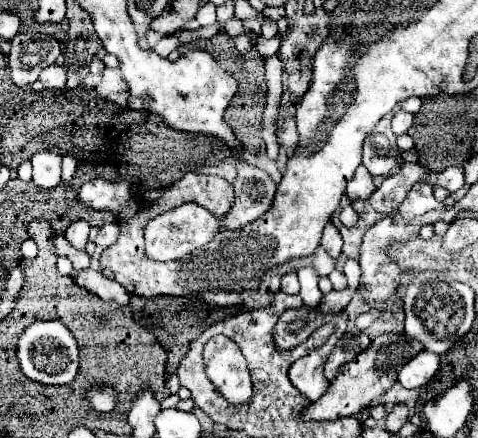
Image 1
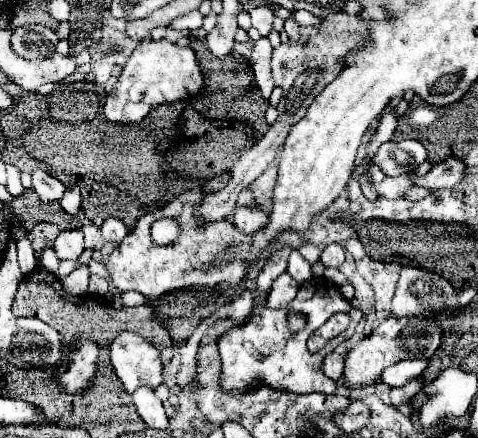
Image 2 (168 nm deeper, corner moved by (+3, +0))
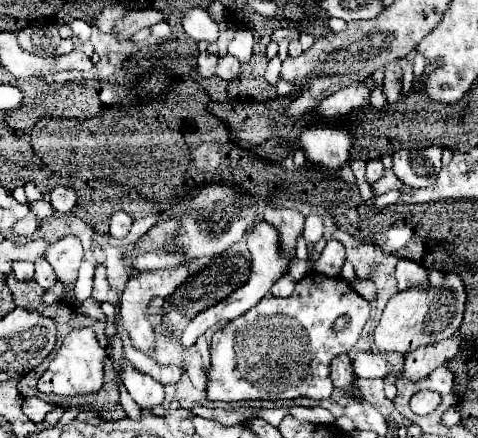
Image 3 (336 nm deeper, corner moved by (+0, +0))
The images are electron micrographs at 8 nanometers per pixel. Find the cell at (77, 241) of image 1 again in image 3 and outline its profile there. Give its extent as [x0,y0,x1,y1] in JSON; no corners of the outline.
[45,236,83,302]

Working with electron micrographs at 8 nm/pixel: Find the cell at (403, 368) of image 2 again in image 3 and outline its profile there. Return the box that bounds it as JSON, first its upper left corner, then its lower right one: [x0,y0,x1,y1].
[351,350,391,378]

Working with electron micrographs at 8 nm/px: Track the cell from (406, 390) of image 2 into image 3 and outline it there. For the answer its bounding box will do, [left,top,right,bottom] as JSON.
[405,336,459,380]

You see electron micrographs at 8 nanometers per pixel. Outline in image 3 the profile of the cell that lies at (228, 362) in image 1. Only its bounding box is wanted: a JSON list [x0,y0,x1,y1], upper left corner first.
[207,274,369,400]

